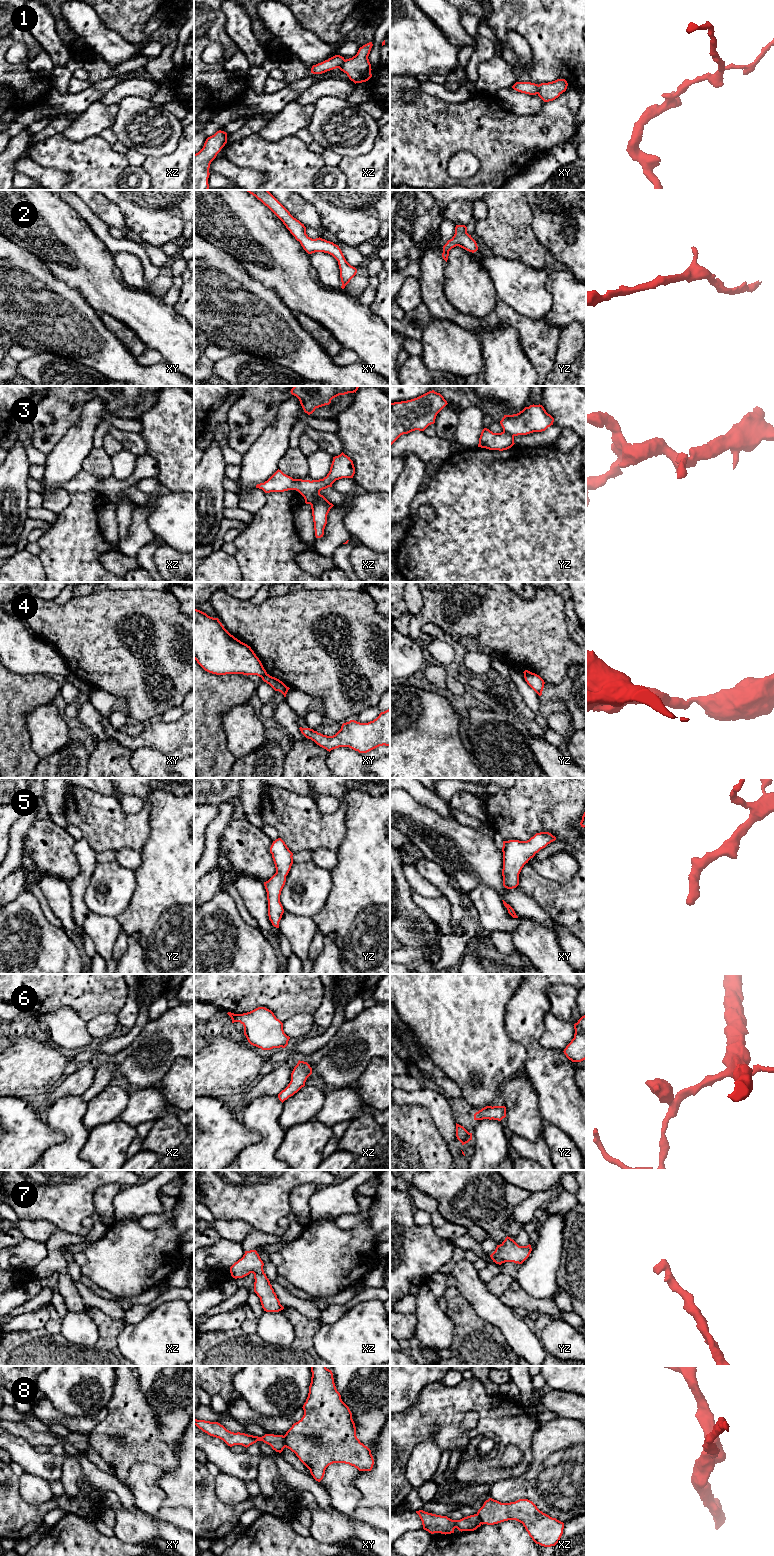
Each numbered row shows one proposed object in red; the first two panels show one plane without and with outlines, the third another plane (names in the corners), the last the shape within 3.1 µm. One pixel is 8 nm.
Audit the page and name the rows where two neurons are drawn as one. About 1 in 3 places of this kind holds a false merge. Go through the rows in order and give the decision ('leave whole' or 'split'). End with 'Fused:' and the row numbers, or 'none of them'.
1: split
2: leave whole
3: split
4: split
5: leave whole
6: leave whole
7: leave whole
8: split
Fused: 1, 3, 4, 8

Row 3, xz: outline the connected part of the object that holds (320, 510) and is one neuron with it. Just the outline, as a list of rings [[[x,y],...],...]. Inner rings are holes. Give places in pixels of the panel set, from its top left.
[[[316,501],[310,505],[312,509],[315,536],[316,538],[321,538],[324,535],[324,529],[327,524],[327,515],[334,505],[329,501],[326,503]]]

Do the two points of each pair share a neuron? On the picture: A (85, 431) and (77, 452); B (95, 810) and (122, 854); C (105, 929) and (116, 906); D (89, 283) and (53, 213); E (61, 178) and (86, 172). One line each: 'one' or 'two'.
A: one
B: two
C: two
D: one
E: two

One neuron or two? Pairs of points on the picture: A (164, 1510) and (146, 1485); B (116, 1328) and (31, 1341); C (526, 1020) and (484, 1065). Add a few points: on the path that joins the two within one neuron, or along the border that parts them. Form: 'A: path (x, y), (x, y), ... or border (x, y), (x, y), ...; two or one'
A: path (160, 1504), (147, 1491); one
B: path (96, 1350), (93, 1353), (53, 1353); one
C: border (505, 1014), (506, 1033), (523, 1047), (526, 1054); two

